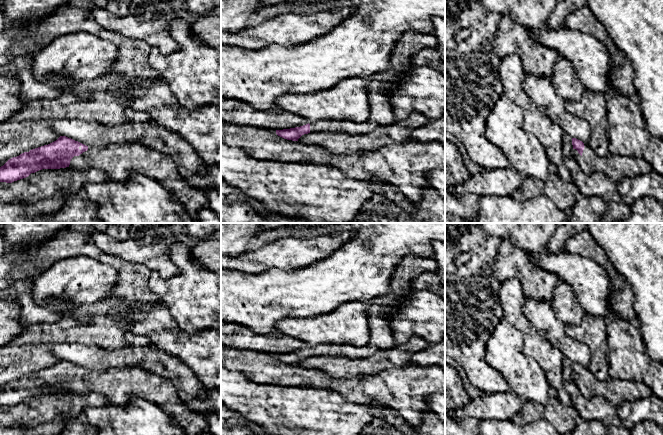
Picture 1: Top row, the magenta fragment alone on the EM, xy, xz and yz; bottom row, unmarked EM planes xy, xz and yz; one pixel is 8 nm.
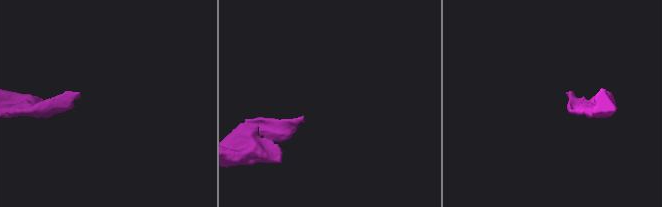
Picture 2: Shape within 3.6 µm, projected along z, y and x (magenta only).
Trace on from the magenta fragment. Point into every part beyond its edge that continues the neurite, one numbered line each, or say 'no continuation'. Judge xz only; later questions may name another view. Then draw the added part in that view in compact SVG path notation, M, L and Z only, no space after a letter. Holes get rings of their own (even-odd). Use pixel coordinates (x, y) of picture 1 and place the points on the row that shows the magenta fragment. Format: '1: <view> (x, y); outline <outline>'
1: xz (381, 112); outline M405 32L396 42L390 56L390 69L374 74L369 79L370 115L365 122L355 123L338 119L321 119L310 124L310 132L344 131L363 135L379 125L389 125L396 121L393 108L386 96L399 74L414 67L411 58L423 49L437 49L437 39L433 34Z

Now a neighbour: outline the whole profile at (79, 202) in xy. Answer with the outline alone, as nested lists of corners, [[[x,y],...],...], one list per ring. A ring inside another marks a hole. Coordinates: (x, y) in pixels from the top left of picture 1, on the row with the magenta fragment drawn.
[[[84,195],[71,196],[58,212],[46,217],[29,218],[26,205],[19,200],[0,203],[0,223],[103,223],[98,205]]]

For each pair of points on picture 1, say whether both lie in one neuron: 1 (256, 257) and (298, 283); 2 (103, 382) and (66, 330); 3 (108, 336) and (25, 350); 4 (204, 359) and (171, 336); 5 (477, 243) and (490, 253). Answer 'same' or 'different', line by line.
1: different
2: different
3: same
4: same
5: same

